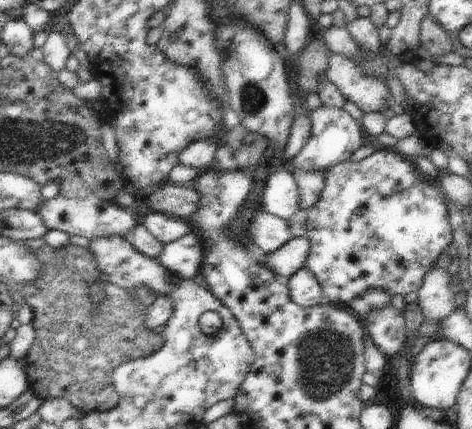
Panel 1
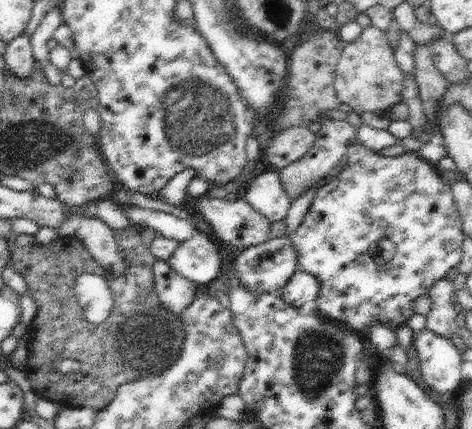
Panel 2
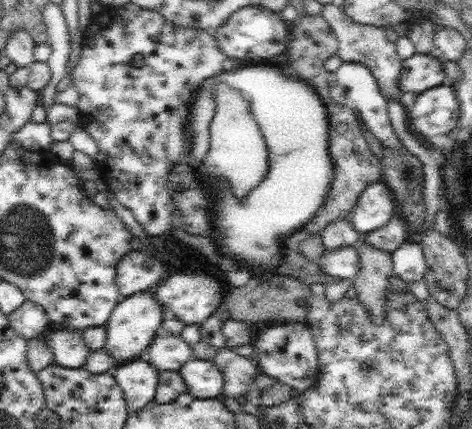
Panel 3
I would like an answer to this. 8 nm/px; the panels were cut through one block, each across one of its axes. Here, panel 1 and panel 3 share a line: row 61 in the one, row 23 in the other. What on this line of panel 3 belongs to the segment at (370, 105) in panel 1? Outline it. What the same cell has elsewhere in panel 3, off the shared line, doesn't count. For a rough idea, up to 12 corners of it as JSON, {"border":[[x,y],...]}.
{"border":[[321,4],[341,62],[369,68],[383,96],[397,98],[401,62],[385,28],[343,26],[339,8]]}

